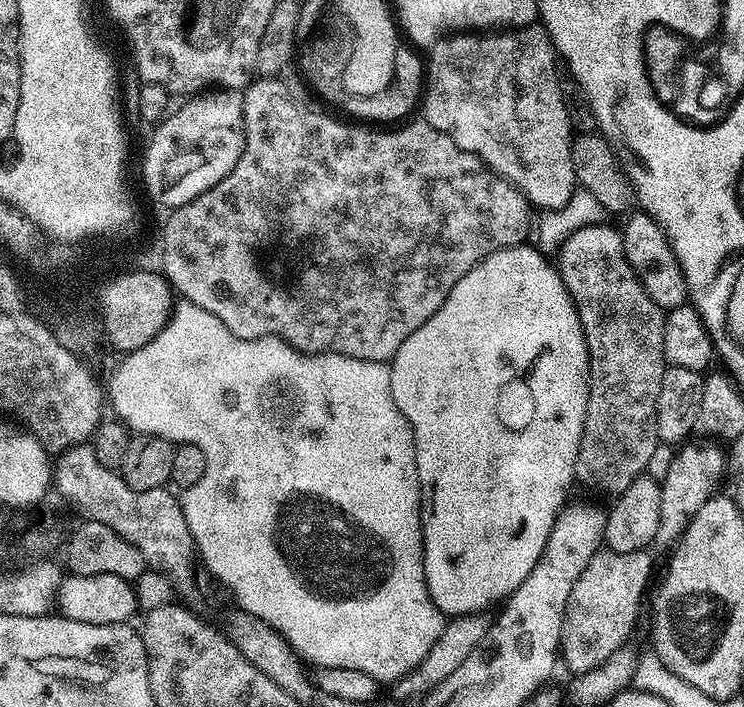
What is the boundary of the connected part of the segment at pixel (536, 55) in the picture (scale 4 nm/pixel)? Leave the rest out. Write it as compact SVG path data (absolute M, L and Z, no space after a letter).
M543 23L496 30L491 34L448 34L431 45L427 52L422 97L424 123L446 134L462 150L474 154L491 172L518 189L533 209L567 206L578 191L572 159L574 131L568 117L568 104L564 101L564 88L560 85L556 46Z

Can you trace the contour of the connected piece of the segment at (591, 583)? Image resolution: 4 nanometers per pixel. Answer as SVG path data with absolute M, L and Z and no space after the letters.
M601 550L578 574L574 590L566 602L562 622L559 655L562 664L576 676L582 676L602 667L615 652L621 651L636 628L640 616L640 599L649 591L648 579L652 576L652 560L647 551L618 554Z

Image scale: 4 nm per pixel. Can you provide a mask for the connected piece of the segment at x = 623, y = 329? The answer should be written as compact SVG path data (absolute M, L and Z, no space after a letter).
M608 222L588 225L585 228L576 229L573 233L570 233L564 244L559 248L554 263L559 268L562 282L566 286L566 290L576 307L576 313L582 326L582 334L586 338L586 350L588 351L586 422L582 426L582 438L578 446L578 458L574 462L574 470L576 471L574 480L579 487L581 484L584 488L610 494L609 496L617 496L622 490L626 490L630 486L630 482L634 482L634 478L647 473L650 457L654 455L654 450L658 443L656 439L656 407L658 406L658 390L662 390L662 374L666 367L666 361L664 359L664 317L666 312L665 309L657 306L654 298L650 298L650 294L646 294L646 290L642 286L638 274L634 274L634 270L630 266L630 262L626 256L626 250L624 249L623 231L619 227L611 228Z

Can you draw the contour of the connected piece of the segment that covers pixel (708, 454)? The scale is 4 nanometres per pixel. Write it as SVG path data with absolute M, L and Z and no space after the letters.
M700 438L704 440L689 439L683 443L672 455L670 467L666 472L666 478L659 481L660 497L662 498L662 506L660 507L660 525L658 526L658 534L655 543L673 545L680 539L680 535L684 532L688 523L694 518L694 514L698 514L698 510L702 510L702 506L706 506L706 502L717 495L720 479L726 473L726 452L723 447L719 448L719 443L713 442L708 438Z

